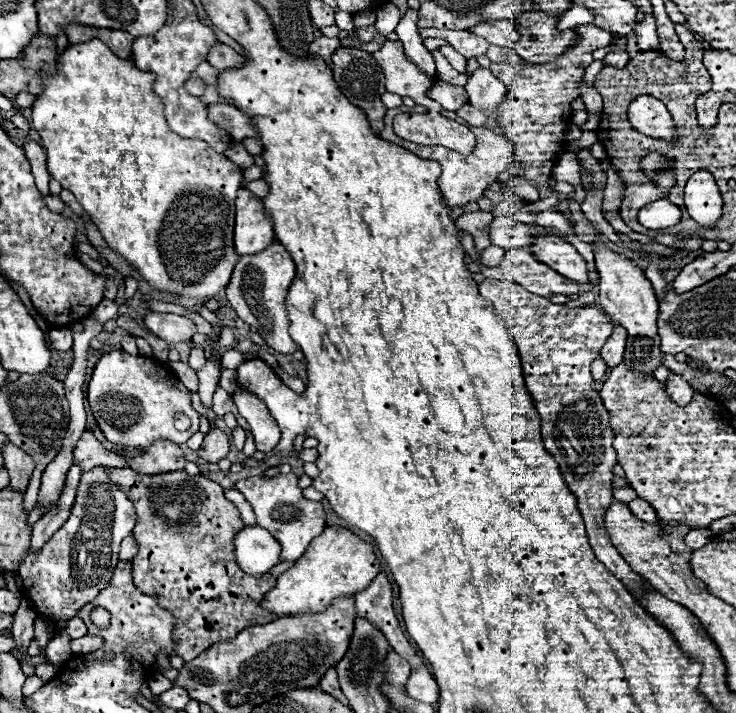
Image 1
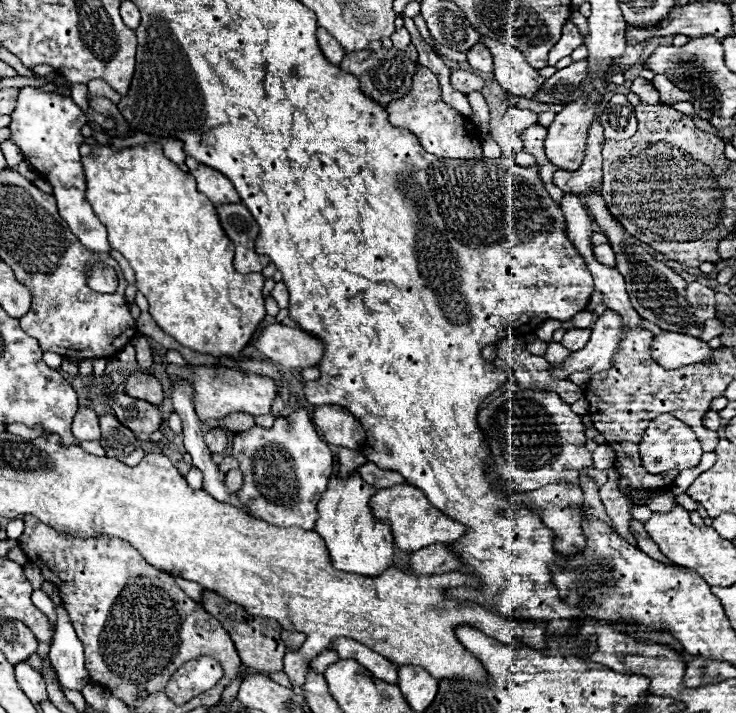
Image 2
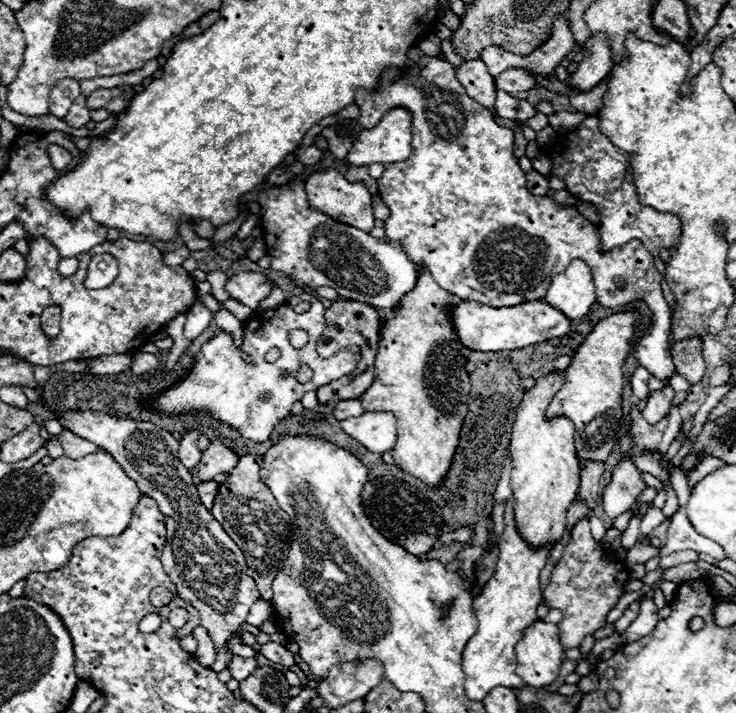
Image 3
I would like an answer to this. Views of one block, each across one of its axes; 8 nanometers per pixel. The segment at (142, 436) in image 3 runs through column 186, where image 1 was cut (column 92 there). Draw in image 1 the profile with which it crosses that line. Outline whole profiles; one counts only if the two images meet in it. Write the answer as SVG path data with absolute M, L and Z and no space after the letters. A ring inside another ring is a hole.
M100 466L82 474L78 496L66 524L38 550L24 552L18 576L22 580L24 596L32 600L36 612L50 620L54 634L46 646L46 658L52 664L66 662L72 656L72 638L66 632L68 620L74 618L80 606L90 604L100 590L104 590L118 564L118 550L136 524L136 510L132 502L118 490L118 486L104 474Z

